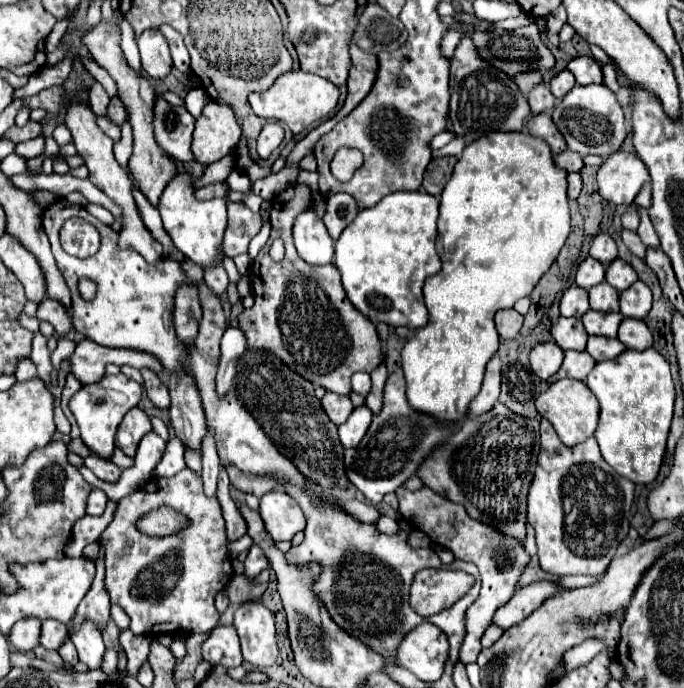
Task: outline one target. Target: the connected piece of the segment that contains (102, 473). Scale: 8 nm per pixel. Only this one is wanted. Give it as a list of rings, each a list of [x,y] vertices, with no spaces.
[[[96,455],[86,457],[86,459],[84,459],[84,465],[86,465],[96,477],[100,477],[100,479],[104,479],[104,481],[116,481],[116,479],[120,477],[120,473],[122,473],[112,461],[102,459],[102,457],[96,457]]]

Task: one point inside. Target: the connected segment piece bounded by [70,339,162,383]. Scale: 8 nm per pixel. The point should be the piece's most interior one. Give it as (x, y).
(89, 360)

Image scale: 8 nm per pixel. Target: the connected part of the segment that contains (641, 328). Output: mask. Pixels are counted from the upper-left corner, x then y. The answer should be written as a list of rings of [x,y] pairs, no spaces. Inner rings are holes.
[[[622,319],[618,329],[618,339],[628,347],[636,351],[644,351],[652,347],[652,333],[640,319]]]

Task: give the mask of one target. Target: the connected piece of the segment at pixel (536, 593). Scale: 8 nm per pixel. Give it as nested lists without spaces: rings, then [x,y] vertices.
[[[538,581],[538,583],[530,583],[522,589],[516,591],[516,595],[502,605],[496,613],[492,623],[502,627],[502,629],[510,629],[512,625],[524,621],[530,613],[534,613],[548,597],[556,595],[558,591],[562,591],[564,587],[556,585],[554,581]]]

